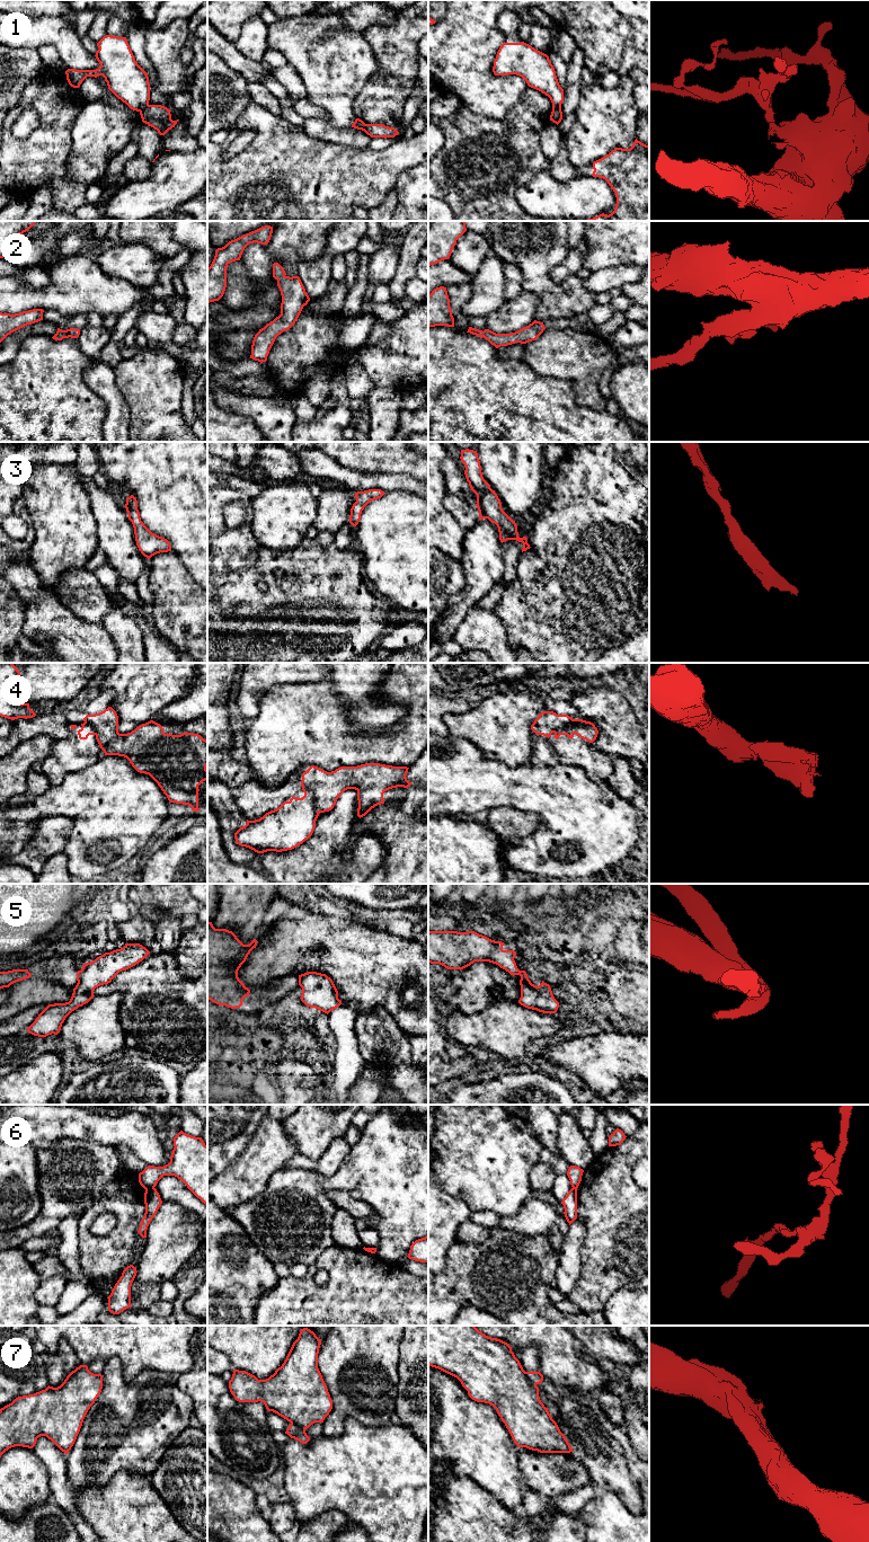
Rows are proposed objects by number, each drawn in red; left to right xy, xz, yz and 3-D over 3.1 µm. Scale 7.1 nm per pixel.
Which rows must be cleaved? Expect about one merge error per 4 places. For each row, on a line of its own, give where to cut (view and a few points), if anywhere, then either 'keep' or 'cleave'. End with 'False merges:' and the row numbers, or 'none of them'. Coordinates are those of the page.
1: cut xy (148, 104), (140, 112); cleave
2: cut none; keep
3: cut none; keep
4: cut xz (303, 789), (308, 789), (312, 794), (315, 806), (319, 812); cleave
5: cut yz (528, 977), (520, 981); cleave
6: cut xy (153, 1187), (145, 1189); cleave
7: cut yz (525, 1372), (525, 1375), (535, 1384); cleave
False merges: 1, 4, 5, 6, 7

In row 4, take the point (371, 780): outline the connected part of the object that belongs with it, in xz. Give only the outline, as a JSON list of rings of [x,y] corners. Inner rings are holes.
[[[365,763],[357,766],[340,766],[327,772],[311,765],[302,773],[302,790],[313,794],[319,813],[334,808],[339,796],[347,789],[357,791],[357,816],[365,816],[372,808],[384,804],[383,794],[392,788],[408,788],[407,766]]]

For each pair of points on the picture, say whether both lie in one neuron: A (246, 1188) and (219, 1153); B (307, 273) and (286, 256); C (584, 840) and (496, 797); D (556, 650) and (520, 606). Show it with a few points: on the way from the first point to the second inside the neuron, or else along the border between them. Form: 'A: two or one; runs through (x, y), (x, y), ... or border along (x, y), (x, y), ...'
A: two; border along (246, 1146), (219, 1175)
B: two; border along (321, 253), (313, 259), (302, 259), (296, 275)
C: one; runs through (562, 818), (541, 797), (517, 797)
D: one; runs through (549, 639), (529, 618)

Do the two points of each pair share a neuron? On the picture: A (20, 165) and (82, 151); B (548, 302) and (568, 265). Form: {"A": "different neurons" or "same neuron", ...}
{"A": "different neurons", "B": "different neurons"}

